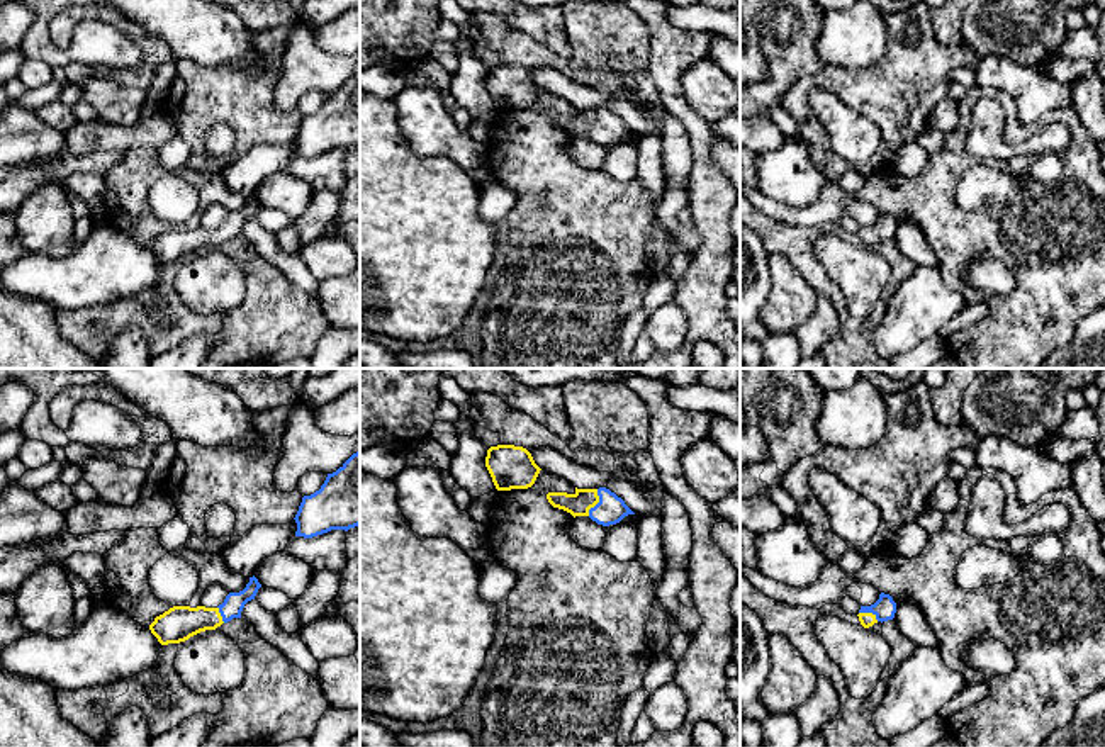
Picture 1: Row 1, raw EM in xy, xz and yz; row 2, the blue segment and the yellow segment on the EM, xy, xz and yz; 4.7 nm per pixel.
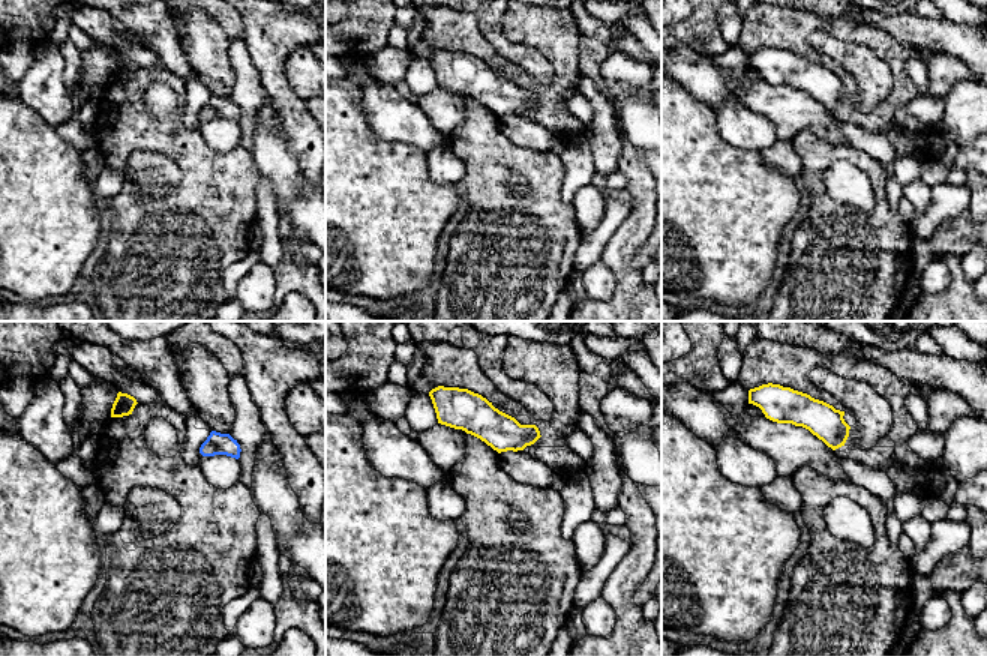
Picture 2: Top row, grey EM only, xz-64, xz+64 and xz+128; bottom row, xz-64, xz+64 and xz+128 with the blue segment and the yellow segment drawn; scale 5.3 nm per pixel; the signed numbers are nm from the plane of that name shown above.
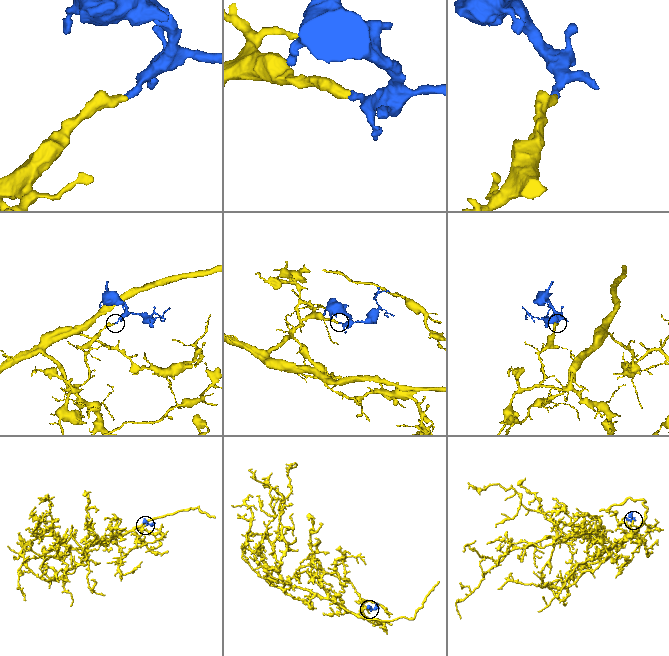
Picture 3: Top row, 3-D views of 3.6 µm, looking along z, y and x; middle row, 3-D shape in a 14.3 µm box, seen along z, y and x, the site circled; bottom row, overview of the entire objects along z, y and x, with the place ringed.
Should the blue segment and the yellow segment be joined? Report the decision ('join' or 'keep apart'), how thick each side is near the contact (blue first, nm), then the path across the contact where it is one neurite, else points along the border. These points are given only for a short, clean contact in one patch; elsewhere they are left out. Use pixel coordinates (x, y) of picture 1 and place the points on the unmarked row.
join; calibres 140 and 110 nm; way xz (610, 129), (598, 123), (577, 124)

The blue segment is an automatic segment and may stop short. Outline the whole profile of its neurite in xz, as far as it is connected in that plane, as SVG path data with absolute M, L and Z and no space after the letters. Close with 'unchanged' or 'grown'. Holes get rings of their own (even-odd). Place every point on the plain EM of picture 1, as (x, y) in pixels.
M606 107L599 109L577 109L574 114L548 112L548 122L553 127L564 129L575 136L589 136L603 146L616 144L625 136L635 134L621 117Z | grown

